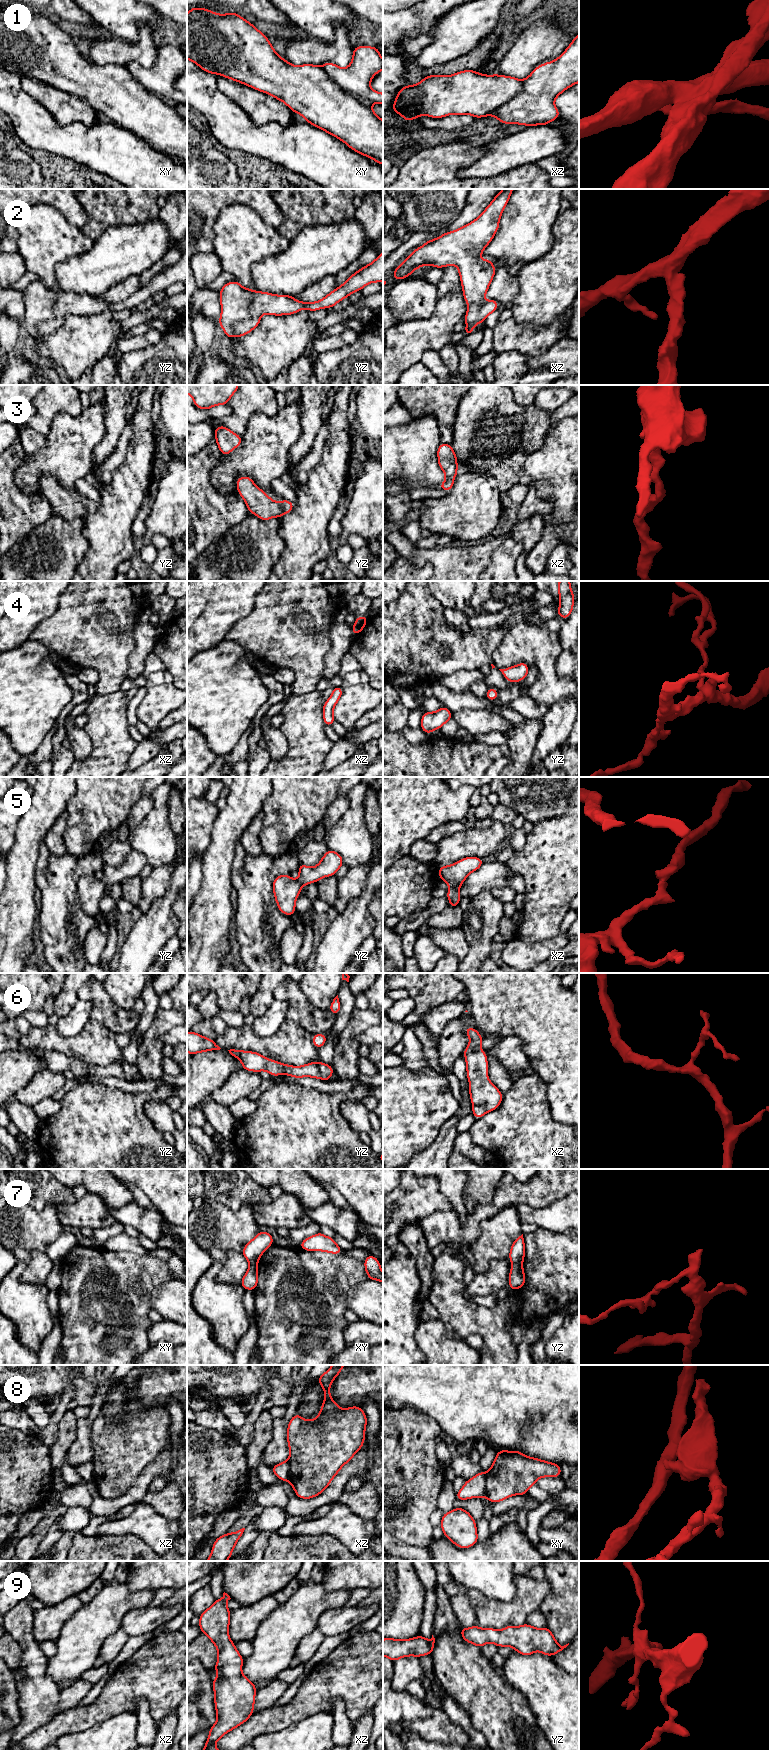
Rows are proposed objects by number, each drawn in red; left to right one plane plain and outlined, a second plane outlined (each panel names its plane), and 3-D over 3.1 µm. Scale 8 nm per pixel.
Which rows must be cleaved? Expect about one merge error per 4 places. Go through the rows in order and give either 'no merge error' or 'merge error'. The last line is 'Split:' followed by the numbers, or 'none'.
1: merge error
2: no merge error
3: no merge error
4: no merge error
5: no merge error
6: no merge error
7: merge error
8: merge error
9: no merge error
Split: 1, 7, 8

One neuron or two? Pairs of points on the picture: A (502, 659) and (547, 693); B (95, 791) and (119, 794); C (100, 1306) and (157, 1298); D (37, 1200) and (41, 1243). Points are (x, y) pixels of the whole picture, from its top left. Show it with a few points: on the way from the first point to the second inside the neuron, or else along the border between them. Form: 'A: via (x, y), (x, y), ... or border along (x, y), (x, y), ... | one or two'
A: via (520, 655), (535, 655), (546, 666), (546, 675) | one
B: via (101, 791), (113, 791) | one
C: border along (166, 1282), (152, 1290), (152, 1309) | two
D: border along (34, 1207), (40, 1210) | two

